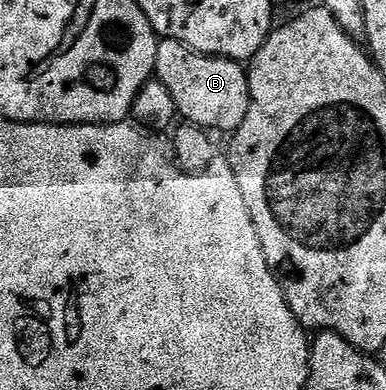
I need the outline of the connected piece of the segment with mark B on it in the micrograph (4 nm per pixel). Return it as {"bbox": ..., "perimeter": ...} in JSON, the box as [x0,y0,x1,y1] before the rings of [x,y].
{"bbox":[155,39,249,133],"perimeter":[[[161,39],[155,53],[155,79],[167,87],[176,114],[186,124],[202,127],[209,133],[232,133],[243,125],[243,117],[247,117],[249,77],[246,68],[236,59],[201,55],[179,41]]]}

